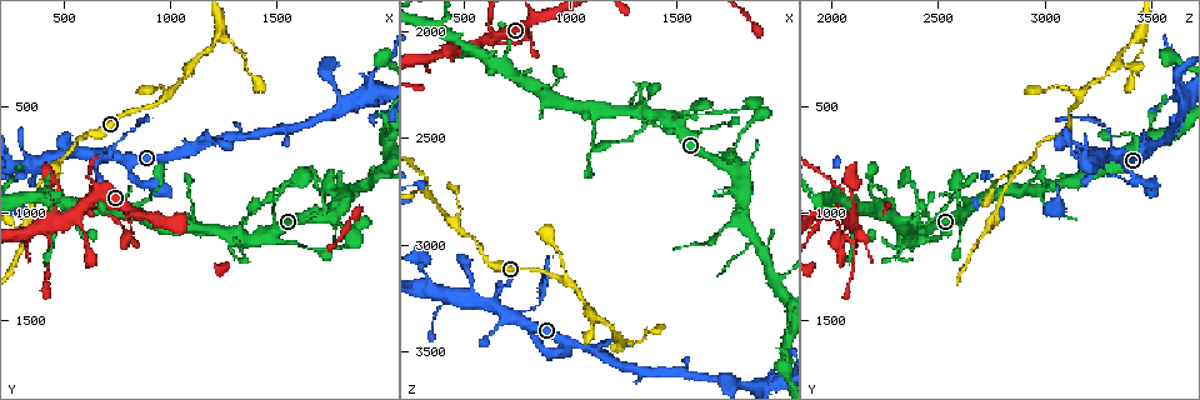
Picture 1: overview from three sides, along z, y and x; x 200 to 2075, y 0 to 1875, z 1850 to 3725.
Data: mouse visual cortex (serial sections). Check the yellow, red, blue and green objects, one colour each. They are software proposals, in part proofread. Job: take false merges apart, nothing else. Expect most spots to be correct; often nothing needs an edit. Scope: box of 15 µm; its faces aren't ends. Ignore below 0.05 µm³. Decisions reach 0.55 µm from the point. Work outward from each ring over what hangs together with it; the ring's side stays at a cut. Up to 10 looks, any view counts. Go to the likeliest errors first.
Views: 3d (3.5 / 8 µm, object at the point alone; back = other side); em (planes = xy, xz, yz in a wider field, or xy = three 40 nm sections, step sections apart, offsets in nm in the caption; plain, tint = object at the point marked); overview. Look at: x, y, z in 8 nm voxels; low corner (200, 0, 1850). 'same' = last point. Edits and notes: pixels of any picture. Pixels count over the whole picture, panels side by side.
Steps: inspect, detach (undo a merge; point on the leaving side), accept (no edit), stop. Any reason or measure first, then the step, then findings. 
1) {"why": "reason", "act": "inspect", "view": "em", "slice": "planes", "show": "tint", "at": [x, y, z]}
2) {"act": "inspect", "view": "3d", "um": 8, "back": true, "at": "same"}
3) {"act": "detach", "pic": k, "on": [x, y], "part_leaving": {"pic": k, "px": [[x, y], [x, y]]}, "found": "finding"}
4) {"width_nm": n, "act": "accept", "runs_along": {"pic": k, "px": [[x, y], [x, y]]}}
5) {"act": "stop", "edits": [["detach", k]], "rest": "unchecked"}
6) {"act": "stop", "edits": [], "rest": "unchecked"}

{"why": "three-way junction", "act": "inspect", "view": "3d", "um": 8, "at": [710, 720, 3340]}

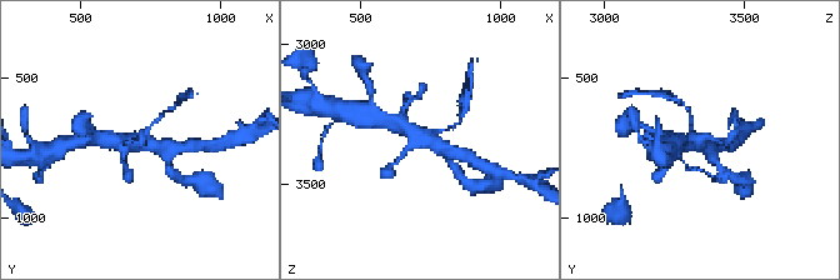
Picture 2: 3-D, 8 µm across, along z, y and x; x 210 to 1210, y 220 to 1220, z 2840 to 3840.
{"why": "now the EM", "act": "inspect", "view": "em", "slice": "xy", "step": 1, "show": "tint", "at": [700, 730, 3330]}

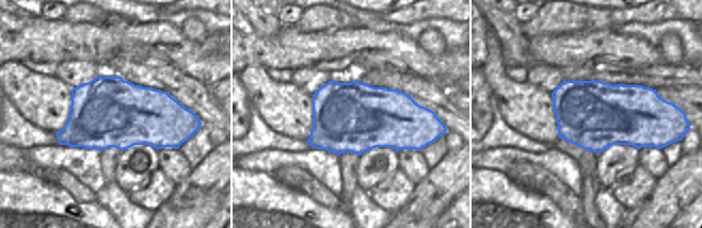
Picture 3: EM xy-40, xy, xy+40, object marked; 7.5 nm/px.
{"act": "accept", "runs_along": {"pic": 2, "px": [[450, 151], [405, 126], [386, 123]]}, "found": "continuous, no second cell"}

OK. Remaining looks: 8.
{"why": "thin neck", "act": "inspect", "view": "3d", "um": 3.5, "at": [820, 1070, 2030]}

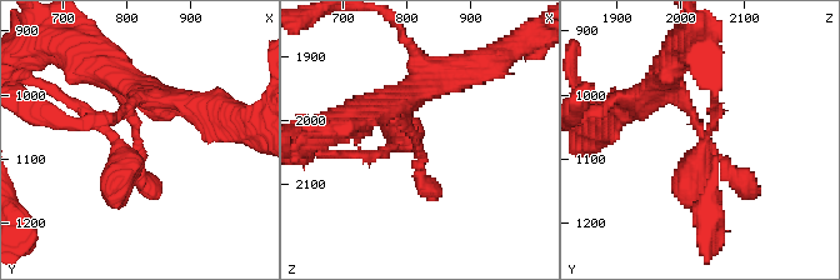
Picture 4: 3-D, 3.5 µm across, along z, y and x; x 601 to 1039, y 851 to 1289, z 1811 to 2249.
{"act": "inspect", "view": "em", "slice": "planes", "show": "plain", "at": [810, 1060, 2035]}

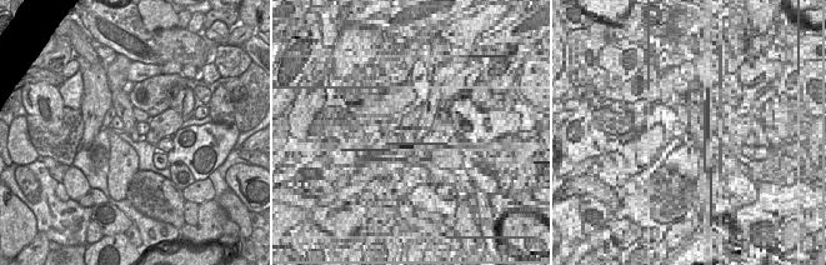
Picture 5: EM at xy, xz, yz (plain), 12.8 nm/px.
{"act": "inspect", "view": "em", "slice": "planes", "show": "tint", "at": "same"}

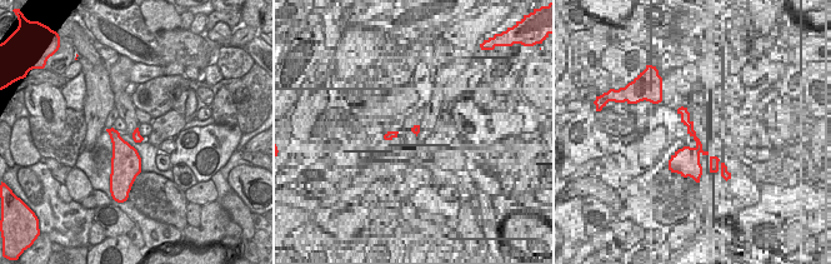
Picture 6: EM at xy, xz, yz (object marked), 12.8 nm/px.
{"act": "accept", "runs_along": {"pic": 4, "px": [[663, 71], [708, 144], [689, 205]]}, "found": "all the same cell"}

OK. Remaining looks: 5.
{"why": "branch point", "act": "inspect", "view": "3d", "um": 8, "at": [320, 1060, 2750]}

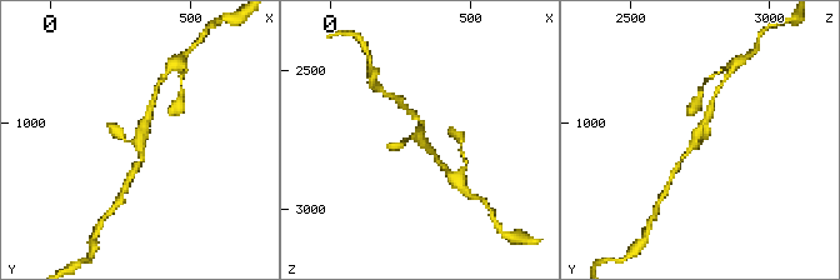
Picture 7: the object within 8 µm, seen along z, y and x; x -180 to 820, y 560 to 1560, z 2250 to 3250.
{"arms": 3, "arm_widths_nm": [150, 200, 250], "why": "now the EM", "act": "inspect", "view": "em", "slice": "xy", "step": 1, "show": "tint", "at": [330, 1070, 2730]}

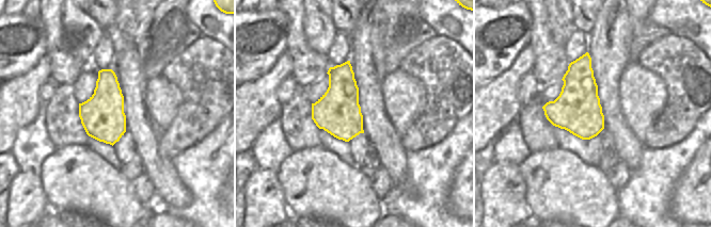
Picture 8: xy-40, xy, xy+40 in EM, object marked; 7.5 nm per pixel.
{"width_nm": 340, "act": "accept", "runs_along": {"pic": 7, "px": [[710, 109], [703, 133], [675, 171]]}, "found": "all the same cell"}

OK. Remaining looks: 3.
{"why": "small branch off a trunk", "act": "inspect", "view": "3d", "um": 3.5, "at": [1810, 890, 2880]}

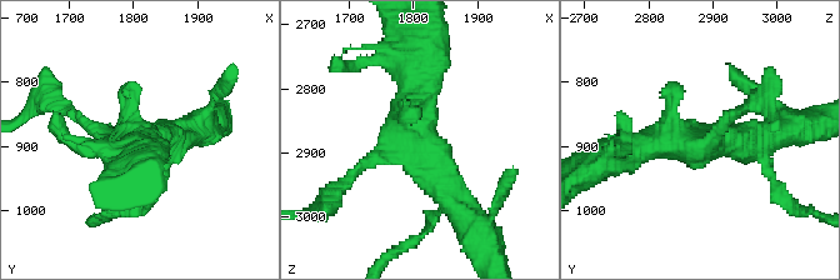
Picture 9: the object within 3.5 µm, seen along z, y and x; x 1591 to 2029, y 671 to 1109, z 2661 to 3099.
{"act": "inspect", "view": "em", "slice": "xy", "step": 1, "show": "tint", "at": [1805, 890, 2870]}

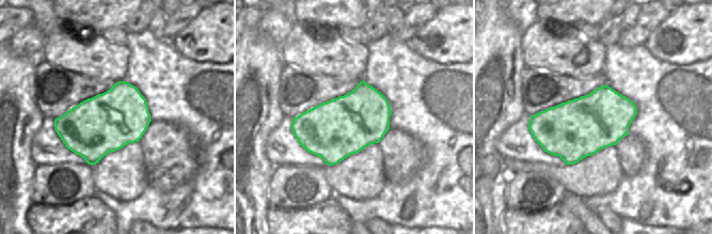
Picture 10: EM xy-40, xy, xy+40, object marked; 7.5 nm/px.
{"act": "accept", "runs_along": {"pic": 9, "px": [[416, 49], [416, 131], [455, 201]]}, "found": "all the same cell"}

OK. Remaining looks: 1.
{"act": "stop", "edits": [], "rest": "unchecked"}

